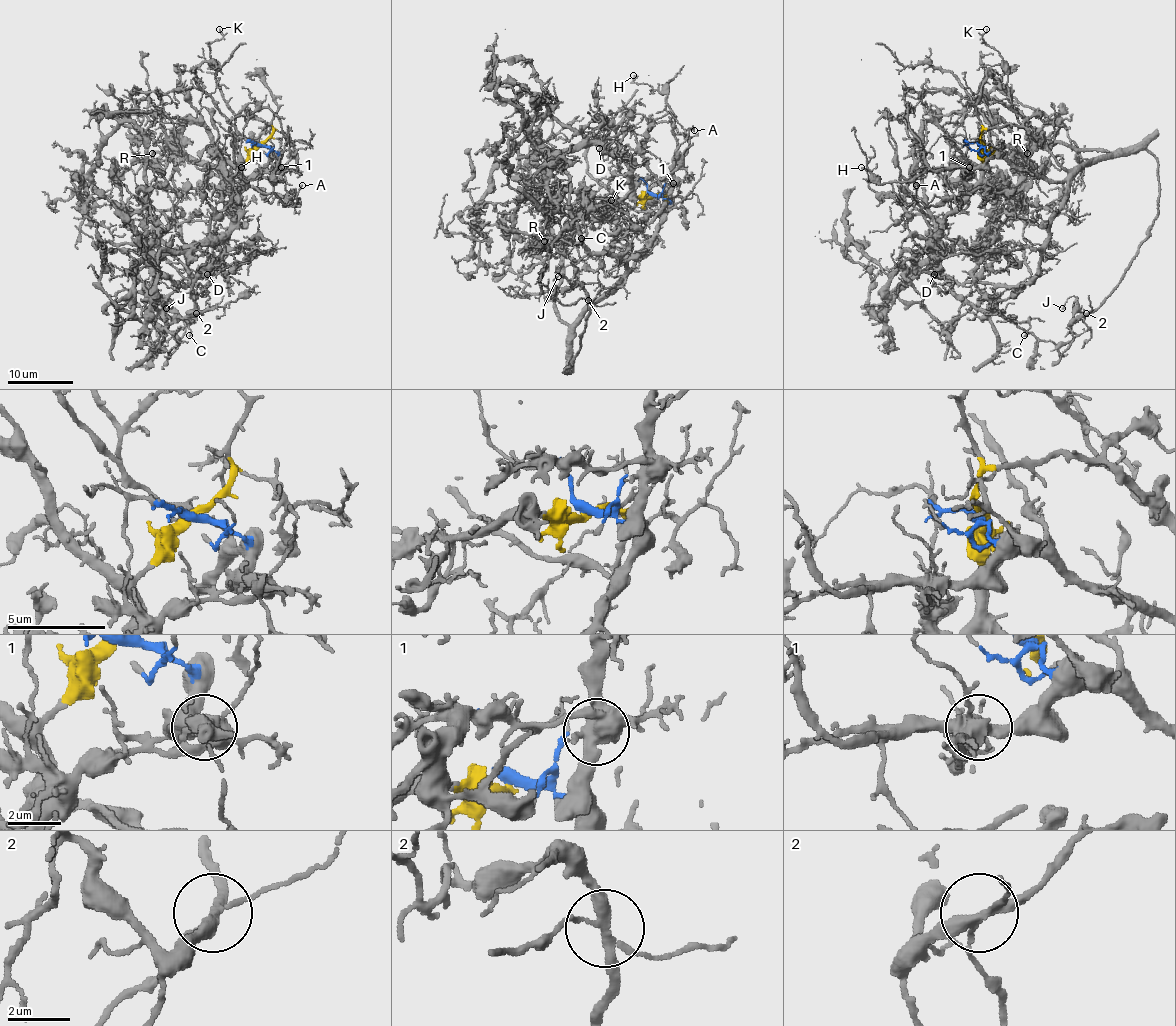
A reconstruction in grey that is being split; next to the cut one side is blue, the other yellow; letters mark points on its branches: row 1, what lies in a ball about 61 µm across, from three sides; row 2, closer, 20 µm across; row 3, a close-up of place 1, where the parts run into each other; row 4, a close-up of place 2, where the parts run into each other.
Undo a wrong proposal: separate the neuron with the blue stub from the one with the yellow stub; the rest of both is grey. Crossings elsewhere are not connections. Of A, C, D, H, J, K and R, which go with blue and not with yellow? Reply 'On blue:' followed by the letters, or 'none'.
On blue: H, J, K

